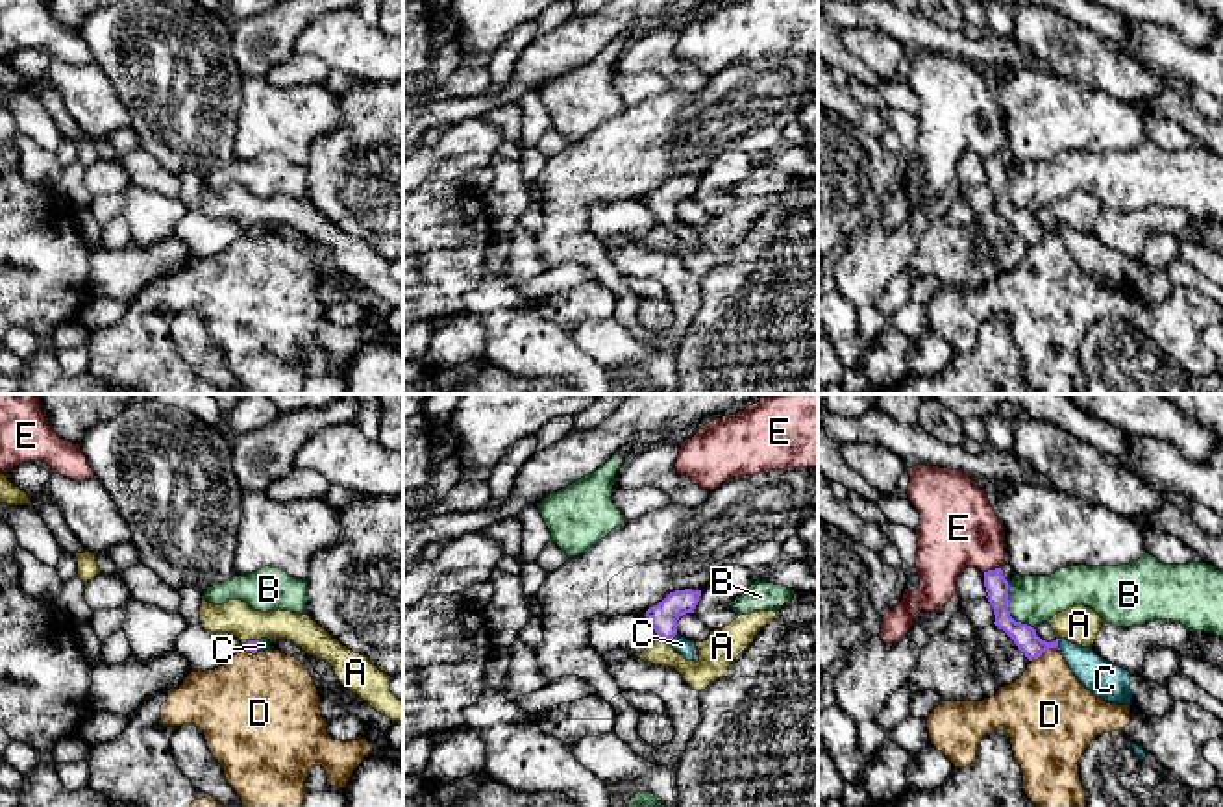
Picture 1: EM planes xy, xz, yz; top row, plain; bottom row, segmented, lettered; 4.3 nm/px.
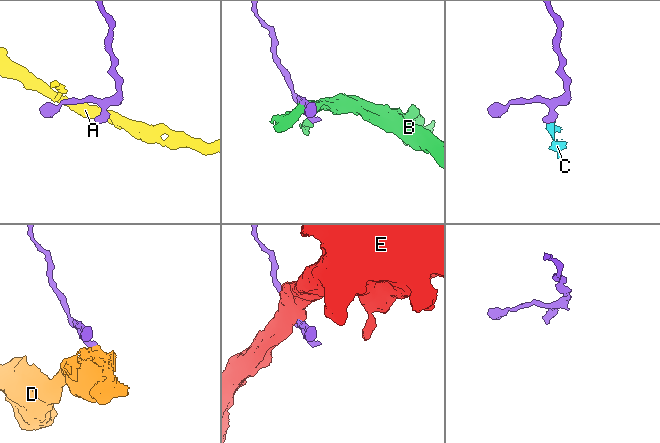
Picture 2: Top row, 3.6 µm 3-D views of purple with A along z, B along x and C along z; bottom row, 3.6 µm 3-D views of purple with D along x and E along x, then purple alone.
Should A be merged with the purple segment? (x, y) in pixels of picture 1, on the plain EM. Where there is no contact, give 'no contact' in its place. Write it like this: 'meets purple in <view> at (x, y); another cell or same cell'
meets purple in xz at (663, 223); another cell

